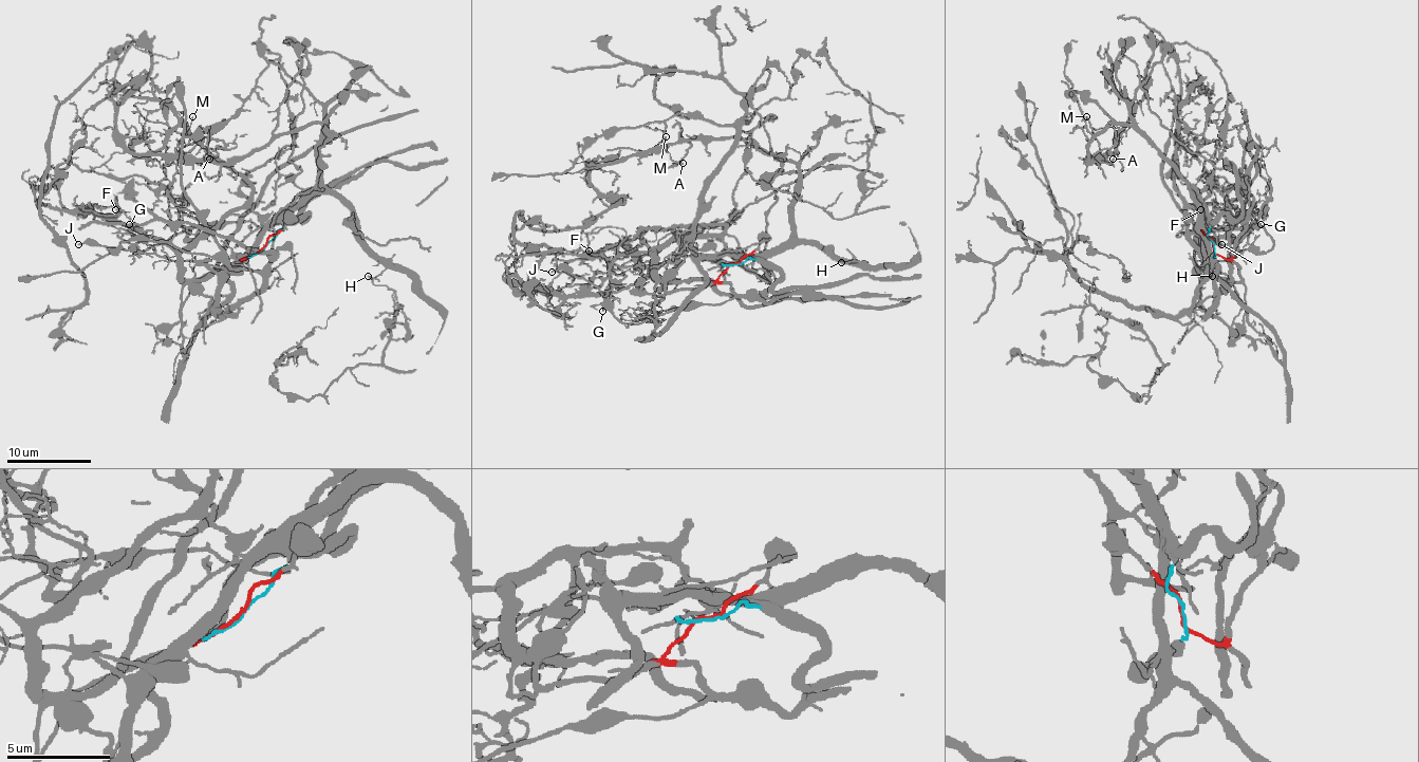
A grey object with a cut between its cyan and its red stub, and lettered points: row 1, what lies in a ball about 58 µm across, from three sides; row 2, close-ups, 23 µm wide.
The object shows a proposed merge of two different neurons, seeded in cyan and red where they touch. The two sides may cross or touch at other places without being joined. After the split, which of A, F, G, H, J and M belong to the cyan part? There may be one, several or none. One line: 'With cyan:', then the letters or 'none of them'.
With cyan: A, H, M

